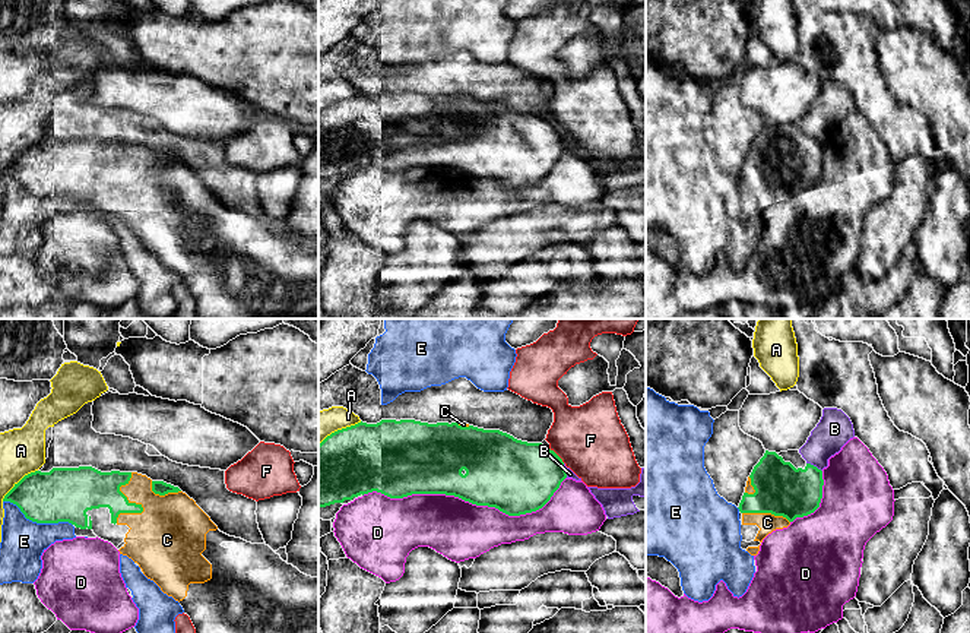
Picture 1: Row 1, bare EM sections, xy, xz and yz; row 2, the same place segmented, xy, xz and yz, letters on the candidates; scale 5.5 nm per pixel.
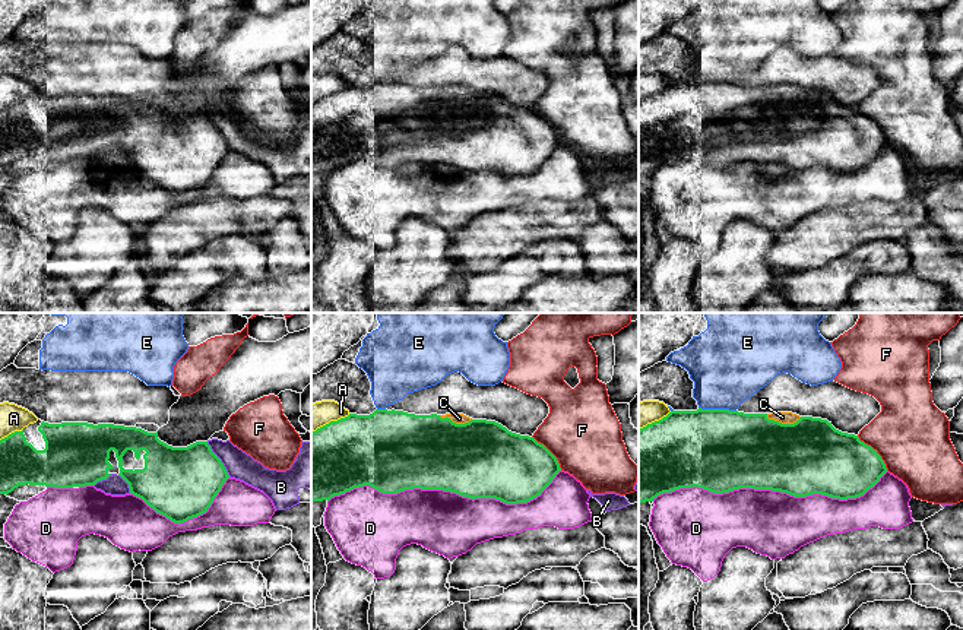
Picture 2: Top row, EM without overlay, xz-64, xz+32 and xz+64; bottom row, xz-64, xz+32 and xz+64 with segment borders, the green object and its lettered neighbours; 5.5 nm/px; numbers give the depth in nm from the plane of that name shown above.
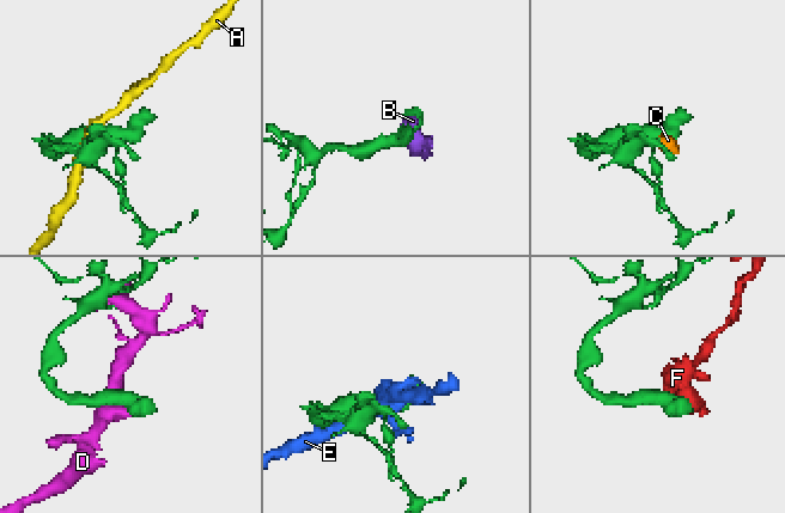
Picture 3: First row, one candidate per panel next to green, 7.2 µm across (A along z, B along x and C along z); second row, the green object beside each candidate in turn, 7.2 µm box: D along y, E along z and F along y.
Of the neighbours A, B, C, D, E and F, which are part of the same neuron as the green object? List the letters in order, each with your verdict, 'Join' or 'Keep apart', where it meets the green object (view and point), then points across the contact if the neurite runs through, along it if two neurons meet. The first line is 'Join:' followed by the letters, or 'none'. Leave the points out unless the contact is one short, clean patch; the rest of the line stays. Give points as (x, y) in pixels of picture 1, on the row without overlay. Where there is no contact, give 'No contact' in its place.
Join: C
A: Keep apart. Touches green at xy (18, 155)
B: Keep apart. Touches green at yz (812, 138)
C: Join. Touches green at xy (138, 177)
D: Keep apart. Touches green at xz (466, 173)
E: Keep apart. Touches green at xy (37, 195)
F: Keep apart. Touches green at xz (557, 127). Boundary: xz (548, 120), (564, 135)

